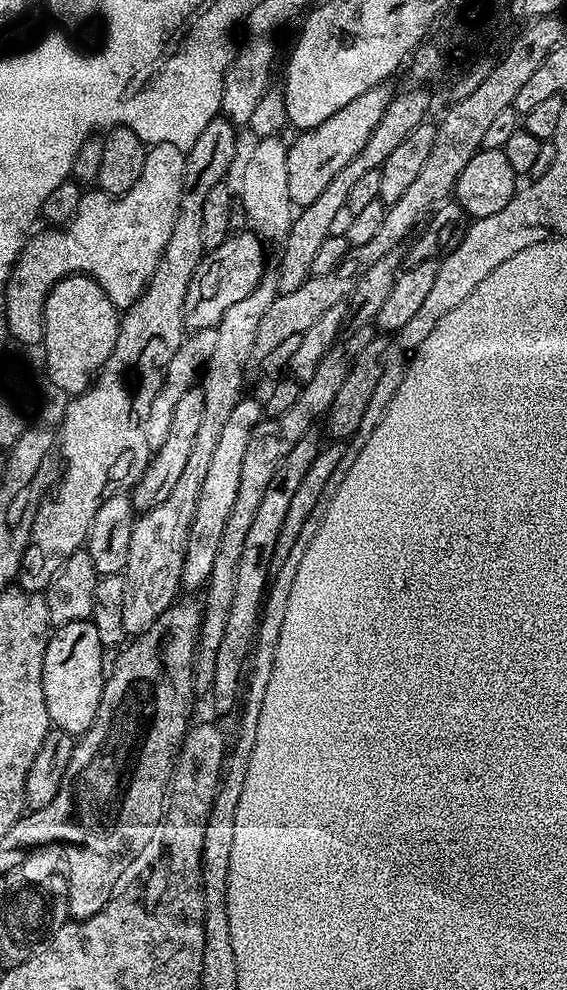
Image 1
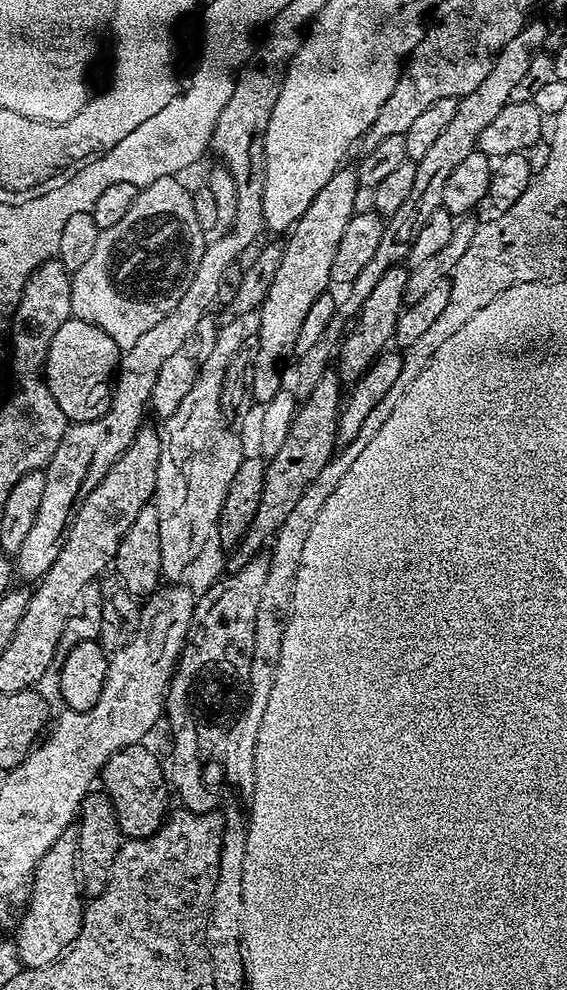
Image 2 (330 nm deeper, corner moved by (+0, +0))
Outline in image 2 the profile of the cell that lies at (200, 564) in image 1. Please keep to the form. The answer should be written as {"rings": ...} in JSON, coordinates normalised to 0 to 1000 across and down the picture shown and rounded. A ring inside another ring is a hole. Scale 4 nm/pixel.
{"rings":[[[601,168],[554,196],[554,204],[540,208],[540,216],[524,222],[506,239],[508,246],[499,247],[497,265],[490,265],[490,277],[483,277],[483,285],[476,288],[476,297],[460,305],[455,312],[459,319],[459,353],[455,366],[448,370],[446,405],[464,410],[497,394],[494,379],[501,376],[501,367],[517,363],[522,356],[526,337],[533,334],[533,325],[549,307],[570,295],[580,294],[586,282],[582,269],[589,269],[589,256],[596,254],[596,244],[603,241],[603,232],[610,232],[610,224],[628,213],[628,193],[635,191],[635,180],[626,169]]]}

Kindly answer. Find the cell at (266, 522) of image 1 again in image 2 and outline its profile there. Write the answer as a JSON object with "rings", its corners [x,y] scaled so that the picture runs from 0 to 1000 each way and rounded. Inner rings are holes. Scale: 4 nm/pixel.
{"rings":[[[713,269],[681,273],[681,277],[674,277],[674,281],[660,288],[660,293],[653,293],[653,301],[646,301],[646,305],[638,305],[633,316],[600,349],[596,376],[608,385],[626,386],[653,371],[658,364],[667,363],[693,346],[702,321],[713,316],[716,310],[713,298],[716,297],[720,276],[721,272]]]}

